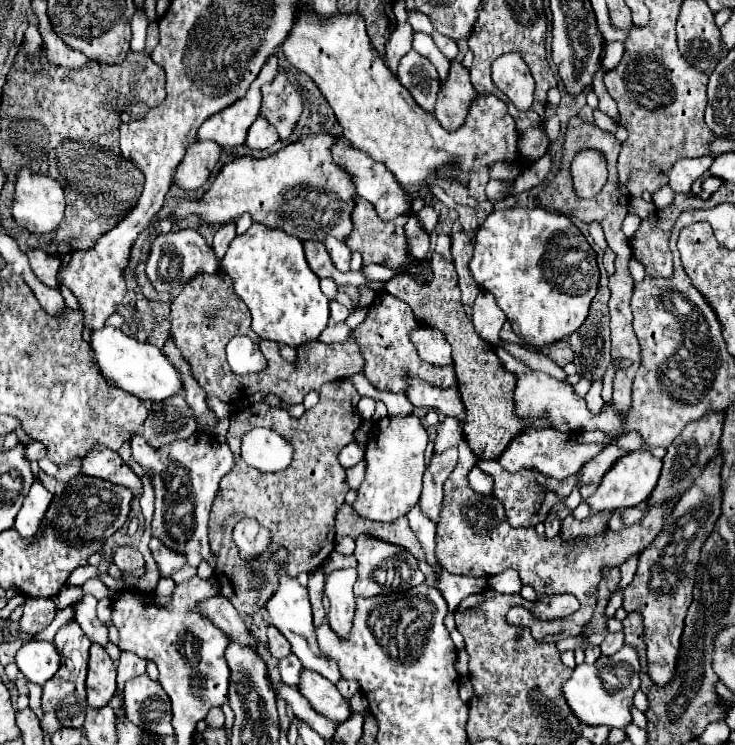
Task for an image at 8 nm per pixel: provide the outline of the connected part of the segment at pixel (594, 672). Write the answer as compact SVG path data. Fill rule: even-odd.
M623 647L611 657L599 657L595 665L577 665L571 677L561 685L563 697L579 719L581 725L607 725L625 729L631 723L631 707L633 695L639 689L639 659L633 647Z

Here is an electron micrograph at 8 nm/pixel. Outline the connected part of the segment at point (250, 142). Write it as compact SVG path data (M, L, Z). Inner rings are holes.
M259 119L251 125L249 135L247 135L247 147L255 149L255 151L263 151L269 149L271 145L277 143L277 131L275 127L271 127L271 123L267 123L267 119Z

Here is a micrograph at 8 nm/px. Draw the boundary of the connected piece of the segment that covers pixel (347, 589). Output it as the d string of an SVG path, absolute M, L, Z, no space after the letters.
M337 569L325 579L325 595L331 601L327 613L327 623L339 639L347 639L353 627L355 613L355 595L353 583L357 579L357 569Z

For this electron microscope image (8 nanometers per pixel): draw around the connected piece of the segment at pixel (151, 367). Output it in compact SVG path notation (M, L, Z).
M103 327L97 331L91 331L89 341L91 353L93 353L93 365L97 365L101 377L105 381L111 381L117 389L131 393L139 399L149 401L163 401L175 393L181 393L181 375L179 371L167 361L167 357L151 343L137 341L135 337L125 335L121 329L115 327Z

